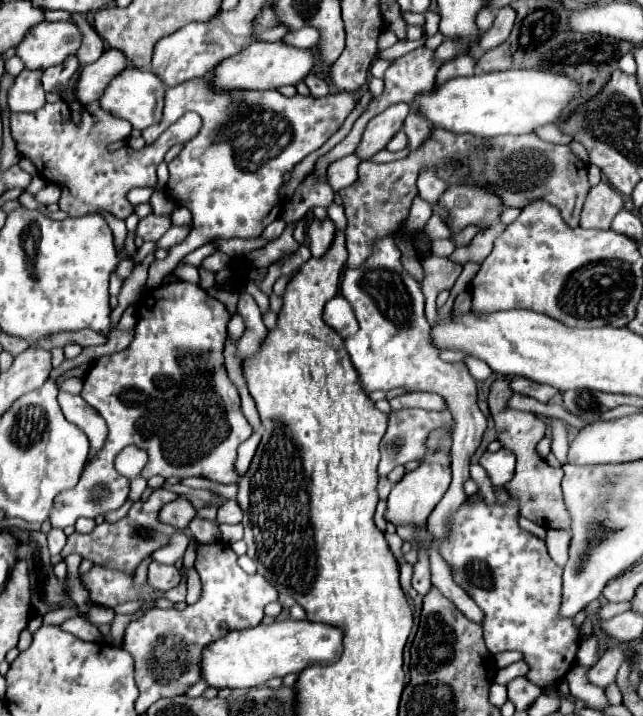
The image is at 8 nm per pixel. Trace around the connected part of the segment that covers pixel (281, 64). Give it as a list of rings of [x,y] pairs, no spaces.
[[[256,41],[244,53],[238,53],[218,65],[214,73],[210,73],[210,81],[218,85],[218,89],[278,89],[282,85],[296,85],[306,79],[306,75],[316,65],[314,49],[296,49],[282,41],[264,43]]]

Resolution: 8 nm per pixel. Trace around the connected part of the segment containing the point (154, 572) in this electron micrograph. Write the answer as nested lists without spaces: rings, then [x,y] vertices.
[[[152,561],[148,565],[148,583],[160,591],[168,591],[180,583],[180,571],[174,565],[160,565]]]

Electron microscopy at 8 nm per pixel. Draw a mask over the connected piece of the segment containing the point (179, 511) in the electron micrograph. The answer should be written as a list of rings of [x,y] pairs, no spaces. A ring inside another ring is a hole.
[[[180,495],[176,501],[164,505],[160,511],[162,523],[170,523],[180,529],[186,529],[194,517],[196,517],[196,509],[184,495]]]

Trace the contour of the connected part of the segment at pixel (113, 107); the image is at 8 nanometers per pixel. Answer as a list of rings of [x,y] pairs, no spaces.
[[[130,67],[126,69],[126,73],[120,73],[118,77],[114,77],[114,81],[110,81],[110,85],[106,87],[106,93],[100,99],[100,105],[104,111],[112,113],[114,117],[130,121],[134,129],[144,131],[146,127],[156,125],[162,119],[164,93],[166,93],[166,85],[156,73],[148,69]]]

